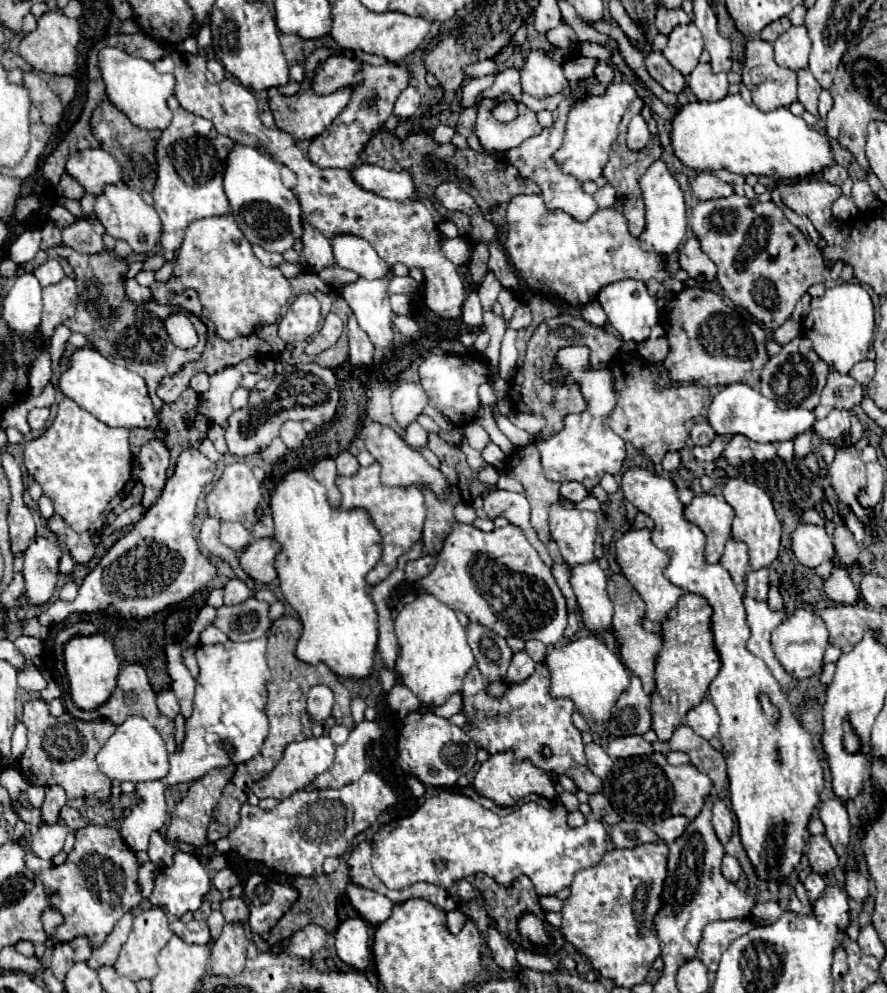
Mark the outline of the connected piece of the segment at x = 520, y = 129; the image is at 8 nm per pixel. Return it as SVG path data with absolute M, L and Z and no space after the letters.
M480 99L476 107L476 135L480 143L492 151L506 151L506 145L520 145L524 139L534 137L542 131L536 121L536 113L518 103L516 119L502 123L492 115L492 109L500 99Z

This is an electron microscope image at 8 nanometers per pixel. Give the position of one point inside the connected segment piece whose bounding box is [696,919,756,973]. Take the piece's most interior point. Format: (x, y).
(717, 937)

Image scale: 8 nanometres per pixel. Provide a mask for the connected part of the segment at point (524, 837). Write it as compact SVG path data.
M440 791L440 795L426 799L426 803L408 819L404 817L388 825L382 825L374 833L372 869L388 889L406 889L418 881L426 881L436 887L448 889L456 881L482 871L504 887L510 887L516 881L516 877L526 875L532 879L538 895L556 895L560 889L572 883L574 875L580 869L596 865L606 853L606 845L608 845L608 833L600 821L586 819L582 827L572 829L566 823L566 815L568 813L562 807L562 803L556 801L554 809L544 809L538 803L524 803L520 809L514 809L510 815L500 817L480 807L474 799L466 795L454 791Z

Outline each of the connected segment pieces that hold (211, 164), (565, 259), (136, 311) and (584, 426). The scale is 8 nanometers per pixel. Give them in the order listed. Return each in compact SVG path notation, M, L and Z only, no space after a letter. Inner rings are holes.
M174 95L168 99L168 107L174 113L174 119L170 127L162 131L156 145L158 179L152 195L154 209L162 219L160 245L164 249L166 261L172 261L176 249L182 245L184 229L188 227L188 223L202 217L222 217L230 213L230 203L222 189L222 175L234 141L230 137L220 135L214 129L212 121L182 109Z
M514 195L506 209L508 241L506 253L520 277L542 297L556 297L566 305L582 305L596 299L598 291L622 279L642 281L652 295L670 277L660 253L648 253L630 235L626 217L610 207L598 209L588 221L580 223L570 215L548 213L540 195Z
M58 245L56 253L64 259L70 261L70 265L74 267L76 273L76 285L78 285L78 307L76 307L76 315L68 321L64 321L64 325L70 331L78 331L82 335L86 335L86 339L108 359L108 361L116 361L118 365L138 373L146 385L148 385L148 393L150 399L154 403L154 407L162 407L162 399L156 395L156 389L160 387L162 379L166 375L174 375L178 373L186 363L190 361L198 361L202 357L204 351L204 343L206 343L206 325L192 313L182 311L192 325L198 331L198 345L192 349L180 349L176 347L164 327L164 321L176 313L178 309L172 305L156 305L156 301L146 301L144 305L136 305L132 301L126 299L124 295L124 283L120 281L120 277L126 273L126 261L110 255L110 253L96 253L96 255L82 255L76 253L74 249L66 247L66 245ZM110 309L114 309L114 319L110 317Z
M568 345L556 351L554 355L556 367L562 373L562 379L568 383L578 383L582 395L588 401L588 409L578 415L568 415L564 419L564 427L550 435L548 439L534 437L534 445L542 455L542 469L546 479L550 481L578 481L588 491L592 491L600 479L610 473L618 475L624 461L624 439L618 437L614 431L606 429L606 417L616 407L616 393L614 393L614 379L610 369L594 369L590 365L590 349L586 345Z

